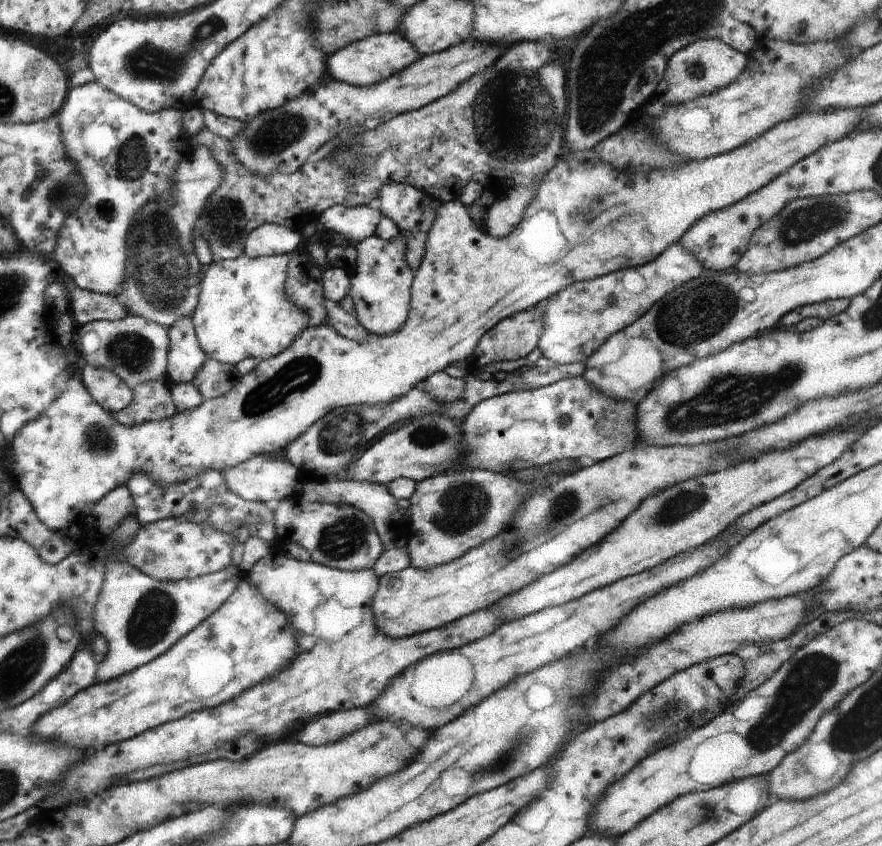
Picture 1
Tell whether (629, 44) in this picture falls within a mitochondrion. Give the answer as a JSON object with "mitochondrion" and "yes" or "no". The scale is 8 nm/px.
{"mitochondrion":"yes"}

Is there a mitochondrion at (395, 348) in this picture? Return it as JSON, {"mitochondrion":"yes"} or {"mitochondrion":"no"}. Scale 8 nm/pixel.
{"mitochondrion":"no"}

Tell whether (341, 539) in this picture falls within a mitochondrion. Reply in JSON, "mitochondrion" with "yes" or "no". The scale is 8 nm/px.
{"mitochondrion":"yes"}

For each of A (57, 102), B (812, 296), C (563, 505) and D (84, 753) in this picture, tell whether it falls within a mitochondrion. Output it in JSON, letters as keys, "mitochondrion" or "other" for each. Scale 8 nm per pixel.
{"A":"other","B":"other","C":"mitochondrion","D":"other"}

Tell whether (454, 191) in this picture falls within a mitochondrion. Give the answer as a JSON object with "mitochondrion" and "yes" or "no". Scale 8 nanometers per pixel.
{"mitochondrion":"no"}

